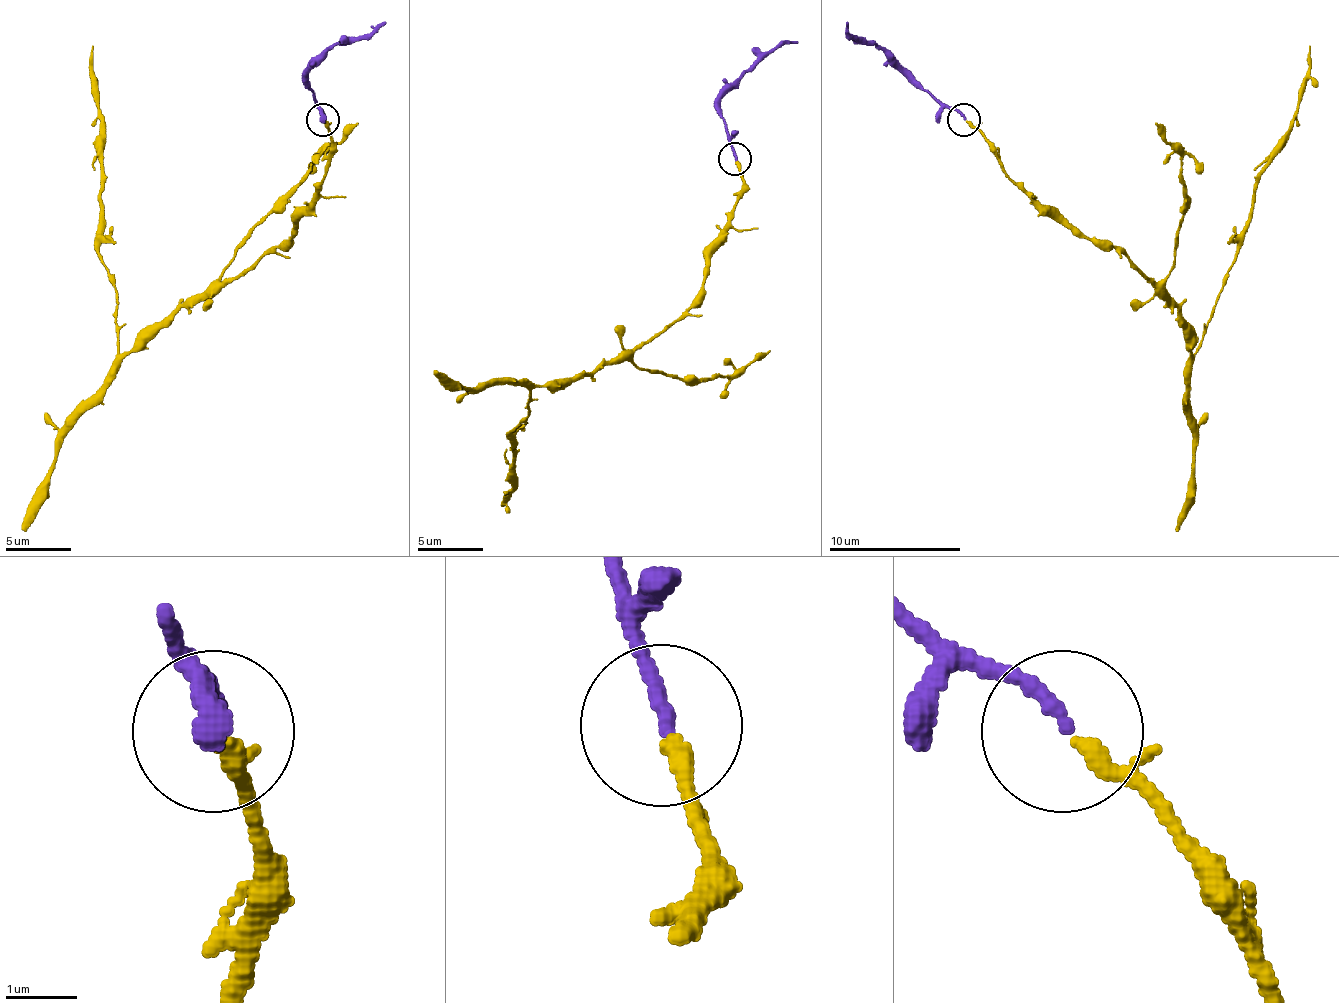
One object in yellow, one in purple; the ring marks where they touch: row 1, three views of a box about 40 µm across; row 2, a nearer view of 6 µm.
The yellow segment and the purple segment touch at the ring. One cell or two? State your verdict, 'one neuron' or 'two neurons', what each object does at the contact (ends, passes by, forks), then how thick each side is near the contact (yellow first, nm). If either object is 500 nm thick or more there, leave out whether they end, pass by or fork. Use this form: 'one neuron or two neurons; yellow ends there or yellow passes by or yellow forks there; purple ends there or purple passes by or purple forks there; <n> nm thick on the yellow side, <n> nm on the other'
one neuron; yellow passes by; purple ends there; 190 nm thick on the yellow side, 200 nm on the other

